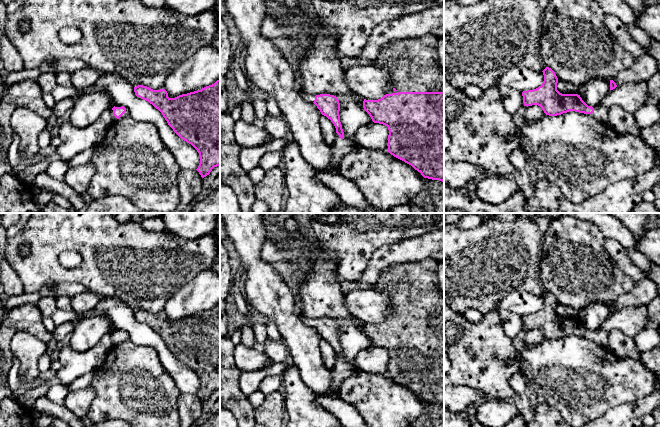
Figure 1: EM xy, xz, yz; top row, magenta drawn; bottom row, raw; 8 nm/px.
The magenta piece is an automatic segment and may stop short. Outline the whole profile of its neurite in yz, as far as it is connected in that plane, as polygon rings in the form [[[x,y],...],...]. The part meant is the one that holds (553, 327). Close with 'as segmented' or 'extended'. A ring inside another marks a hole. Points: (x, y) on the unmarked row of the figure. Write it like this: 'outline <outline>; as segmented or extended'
outline [[[546,291],[544,305],[533,314],[522,316],[524,330],[538,329],[549,340],[557,340],[569,335],[587,338],[594,343],[609,347],[608,333],[603,329],[588,330],[578,318],[562,318],[557,314],[558,302],[555,296]]]; extended

